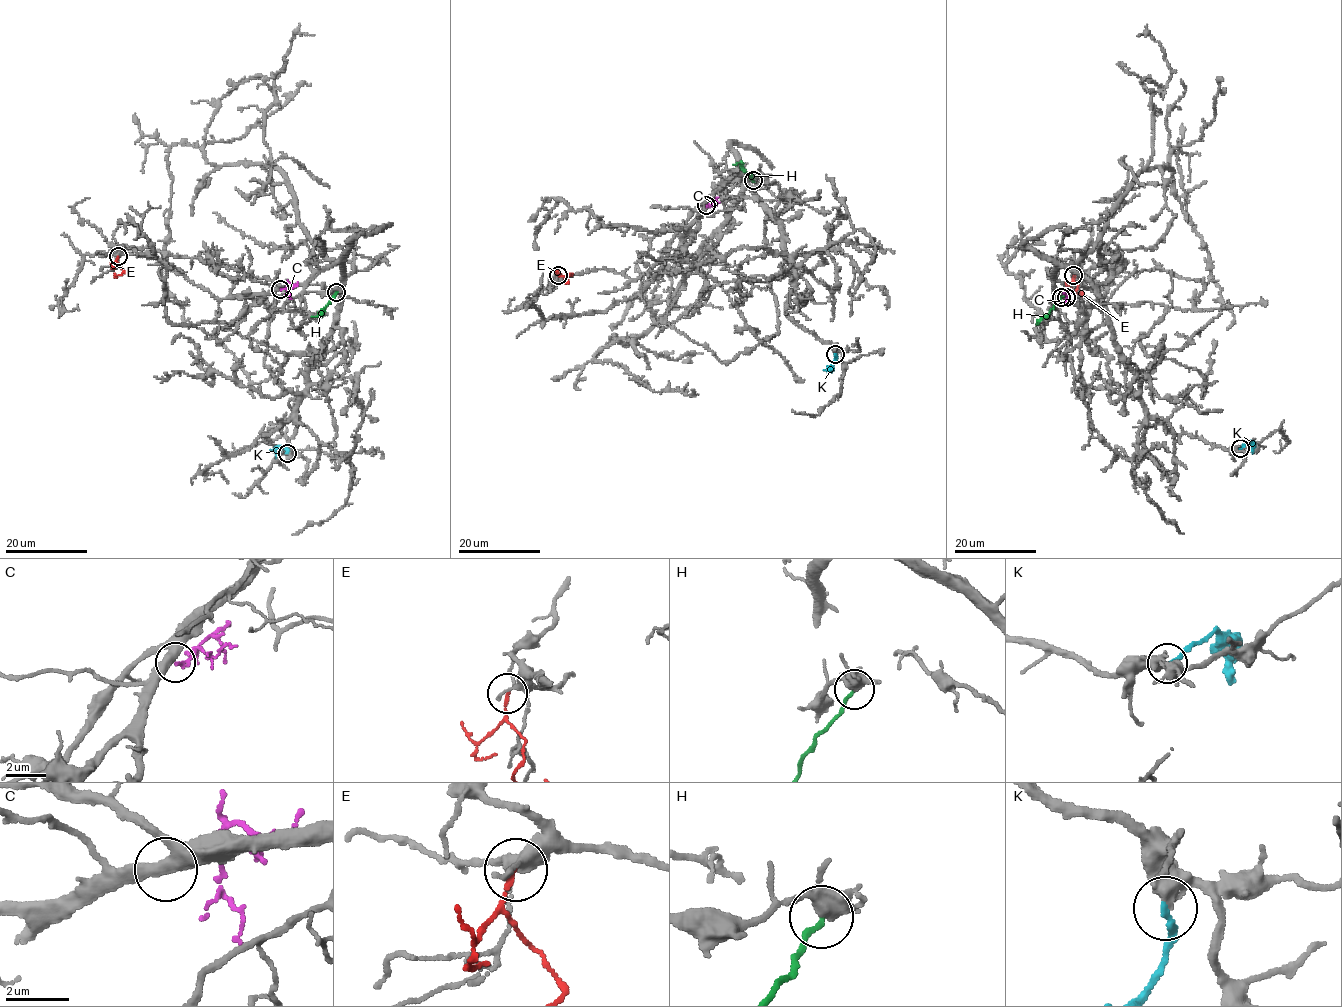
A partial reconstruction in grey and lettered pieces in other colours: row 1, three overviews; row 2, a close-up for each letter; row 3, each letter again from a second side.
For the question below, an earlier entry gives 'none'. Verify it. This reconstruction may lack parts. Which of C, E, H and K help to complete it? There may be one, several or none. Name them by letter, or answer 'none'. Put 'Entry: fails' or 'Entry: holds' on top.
Entry: holds
none

